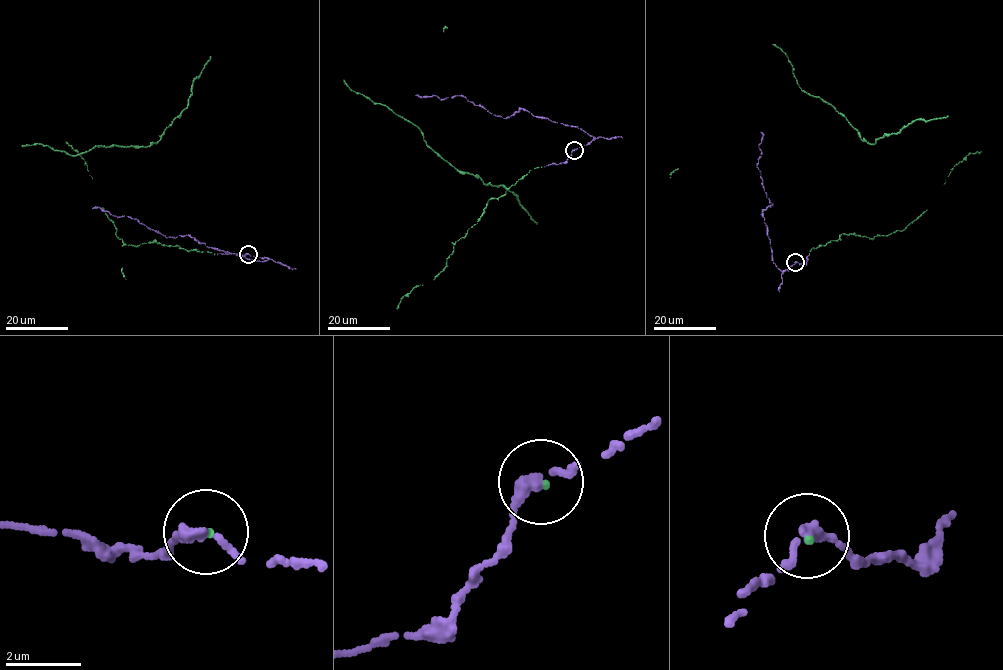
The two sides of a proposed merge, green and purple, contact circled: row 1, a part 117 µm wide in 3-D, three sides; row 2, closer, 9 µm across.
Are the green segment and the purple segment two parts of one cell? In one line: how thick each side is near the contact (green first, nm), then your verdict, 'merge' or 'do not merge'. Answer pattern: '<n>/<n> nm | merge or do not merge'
100/280 nm | merge

